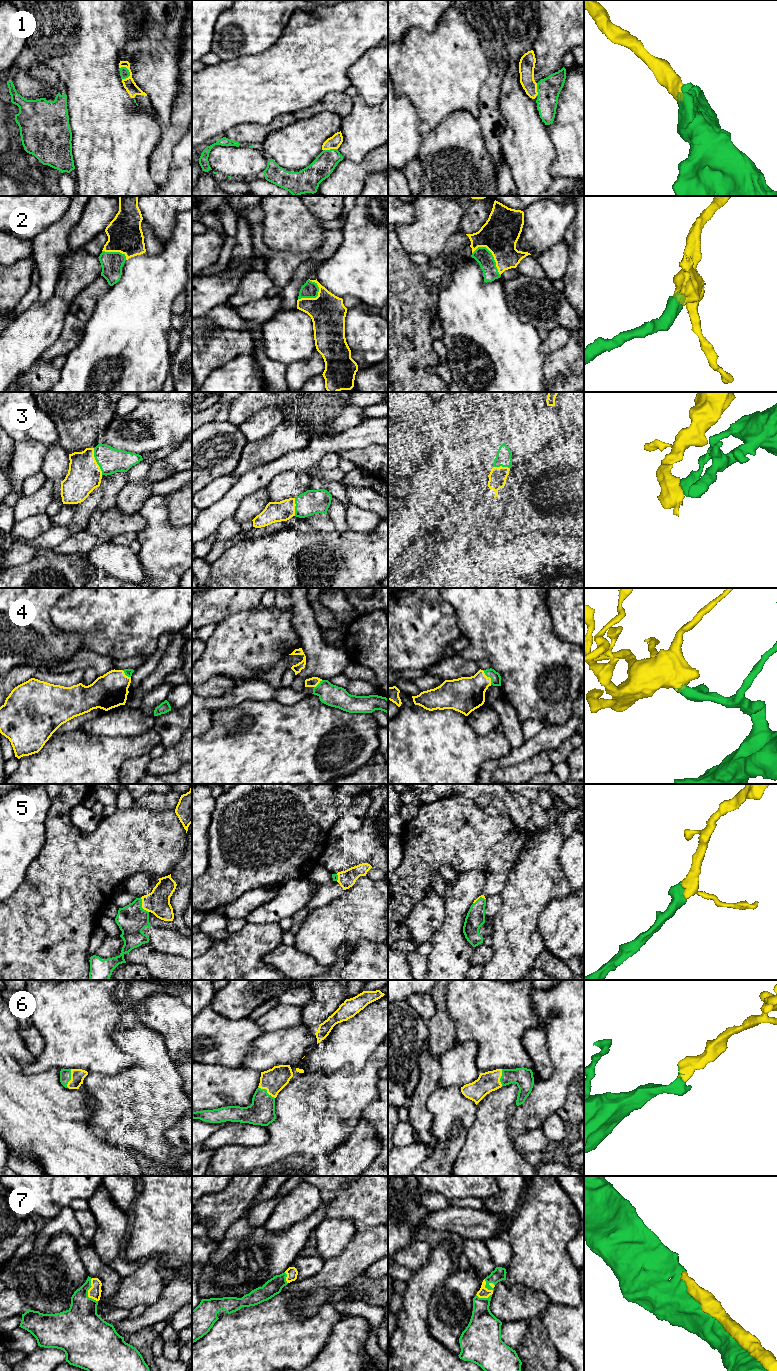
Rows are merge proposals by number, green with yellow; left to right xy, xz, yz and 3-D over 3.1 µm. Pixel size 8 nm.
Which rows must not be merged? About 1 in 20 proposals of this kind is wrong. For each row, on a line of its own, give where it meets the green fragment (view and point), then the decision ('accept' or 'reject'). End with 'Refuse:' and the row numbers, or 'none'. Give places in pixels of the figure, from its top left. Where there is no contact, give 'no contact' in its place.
1: xy (128, 71) | accept
2: yz (493, 258) | accept
3: xy (96, 461) | accept
4: yz (489, 676) | accept
5: xy (141, 906) | accept
6: xy (70, 1078) | accept
7: yz (486, 1287) | accept
Refuse: none

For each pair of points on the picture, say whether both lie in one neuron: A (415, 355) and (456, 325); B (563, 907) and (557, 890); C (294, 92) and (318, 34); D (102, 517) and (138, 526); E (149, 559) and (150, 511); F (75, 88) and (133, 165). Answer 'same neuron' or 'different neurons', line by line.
A: different neurons
B: different neurons
C: same neuron
D: same neuron
E: same neuron
F: same neuron

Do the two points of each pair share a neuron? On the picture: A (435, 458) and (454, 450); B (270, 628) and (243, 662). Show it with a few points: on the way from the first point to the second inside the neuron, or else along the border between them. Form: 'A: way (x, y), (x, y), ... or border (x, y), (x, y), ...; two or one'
A: border (444, 447), (445, 463), (452, 473); two
B: way (262, 636), (244, 654); one

